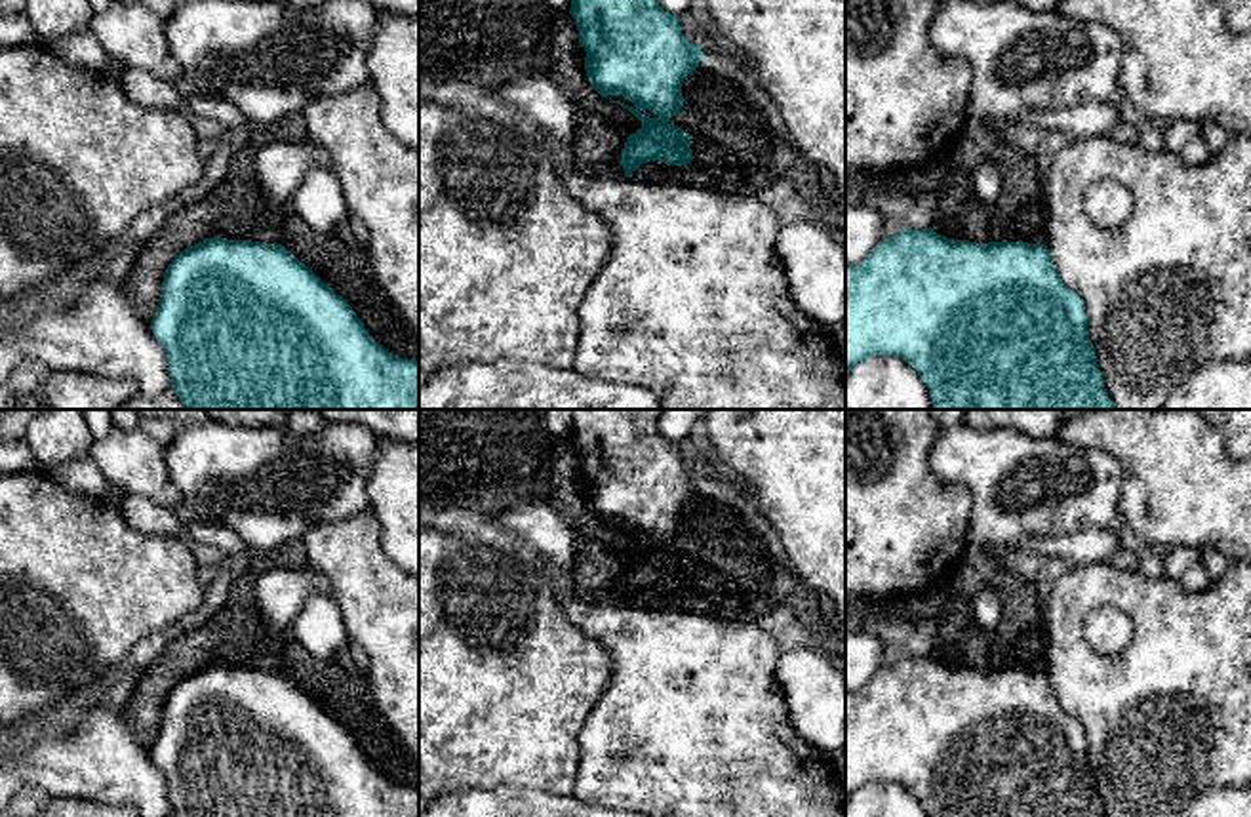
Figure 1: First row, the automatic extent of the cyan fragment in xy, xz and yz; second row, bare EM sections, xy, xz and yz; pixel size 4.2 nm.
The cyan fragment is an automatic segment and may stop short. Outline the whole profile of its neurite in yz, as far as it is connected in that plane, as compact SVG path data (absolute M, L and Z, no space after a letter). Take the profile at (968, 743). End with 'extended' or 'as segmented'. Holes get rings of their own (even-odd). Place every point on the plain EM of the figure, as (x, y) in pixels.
M903 653L899 661L880 667L863 687L845 691L845 802L855 790L876 781L901 783L929 817L1106 817L1087 758L1085 729L1062 710L1045 670L950 667L931 653L922 657Z; as segmented

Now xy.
M213 663L187 674L166 695L162 722L150 747L150 756L166 779L168 798L175 817L419 817L419 785L400 785L379 771L352 733L282 670Z; as segmented

